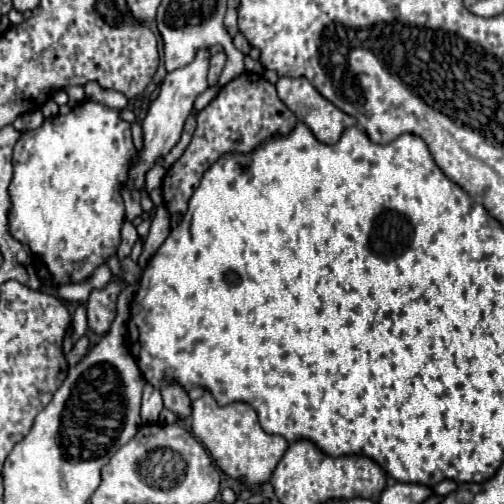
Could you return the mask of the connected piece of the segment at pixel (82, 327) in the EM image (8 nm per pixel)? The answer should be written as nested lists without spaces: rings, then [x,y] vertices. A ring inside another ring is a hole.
[[[79,304],[73,314],[73,339],[75,341],[84,336],[88,331],[86,308],[82,306],[85,306],[85,304]]]

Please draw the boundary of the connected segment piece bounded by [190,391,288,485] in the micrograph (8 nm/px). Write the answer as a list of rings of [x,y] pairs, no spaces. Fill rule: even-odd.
[[[204,391],[200,399],[192,401],[190,429],[226,475],[234,479],[244,477],[248,485],[260,485],[268,481],[276,463],[282,459],[288,447],[288,441],[284,437],[270,435],[260,427],[254,407],[248,403],[230,403],[220,407],[210,391]]]

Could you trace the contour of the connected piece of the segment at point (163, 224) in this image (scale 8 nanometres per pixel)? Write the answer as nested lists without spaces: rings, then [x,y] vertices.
[[[160,205],[160,207],[156,207],[156,215],[154,215],[154,219],[152,219],[148,239],[146,239],[146,243],[144,243],[144,251],[142,251],[140,259],[138,259],[138,263],[140,263],[142,267],[146,267],[148,259],[150,259],[150,257],[156,253],[156,249],[164,243],[164,239],[168,237],[168,233],[170,233],[170,213],[166,211],[164,205]]]

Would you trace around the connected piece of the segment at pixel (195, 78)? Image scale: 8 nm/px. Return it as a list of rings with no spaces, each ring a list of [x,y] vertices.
[[[206,47],[198,49],[192,63],[188,63],[186,67],[176,69],[176,71],[166,75],[158,99],[150,105],[150,109],[148,109],[144,121],[142,121],[144,149],[142,149],[142,153],[138,153],[138,159],[134,161],[134,165],[130,169],[130,177],[128,177],[128,187],[130,189],[142,189],[146,171],[154,165],[154,161],[158,157],[164,157],[176,145],[176,141],[180,141],[184,121],[192,113],[192,105],[194,105],[196,97],[202,95],[208,89],[208,57],[212,57],[210,49],[206,49]]]

